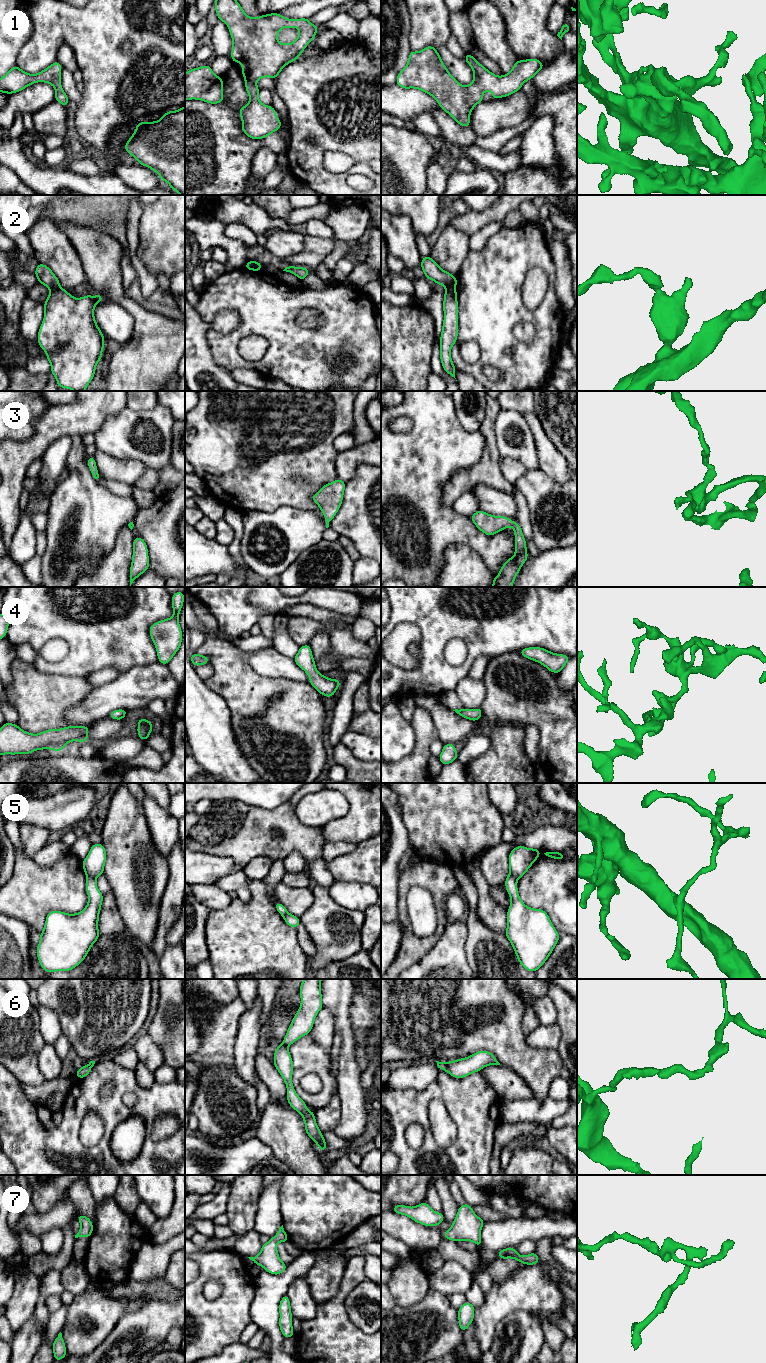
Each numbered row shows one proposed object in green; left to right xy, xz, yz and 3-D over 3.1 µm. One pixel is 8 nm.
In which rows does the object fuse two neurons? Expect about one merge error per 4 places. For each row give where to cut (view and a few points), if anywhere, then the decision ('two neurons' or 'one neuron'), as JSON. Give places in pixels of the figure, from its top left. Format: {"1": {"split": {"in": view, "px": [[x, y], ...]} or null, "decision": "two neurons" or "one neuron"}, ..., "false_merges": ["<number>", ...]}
{"1": {"split": null, "decision": "one neuron"}, "2": {"split": {"in": "xy", "px": [[59, 286], [51, 290]]}, "decision": "two neurons"}, "3": {"split": null, "decision": "one neuron"}, "4": {"split": null, "decision": "one neuron"}, "5": {"split": {"in": "xy", "px": [[85, 872], [95, 880]]}, "decision": "two neurons"}, "6": {"split": {"in": "yz", "px": [[448, 1062], [444, 1069]]}, "decision": "two neurons"}, "7": {"split": null, "decision": "one neuron"}, "false_merges": ["2", "5", "6"]}

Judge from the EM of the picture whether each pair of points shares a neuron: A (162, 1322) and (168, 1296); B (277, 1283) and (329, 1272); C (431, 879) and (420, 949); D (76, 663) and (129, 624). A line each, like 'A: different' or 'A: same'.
A: different
B: different
C: same
D: same

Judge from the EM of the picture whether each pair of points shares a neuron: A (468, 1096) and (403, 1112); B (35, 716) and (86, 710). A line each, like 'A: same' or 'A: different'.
A: same
B: different

